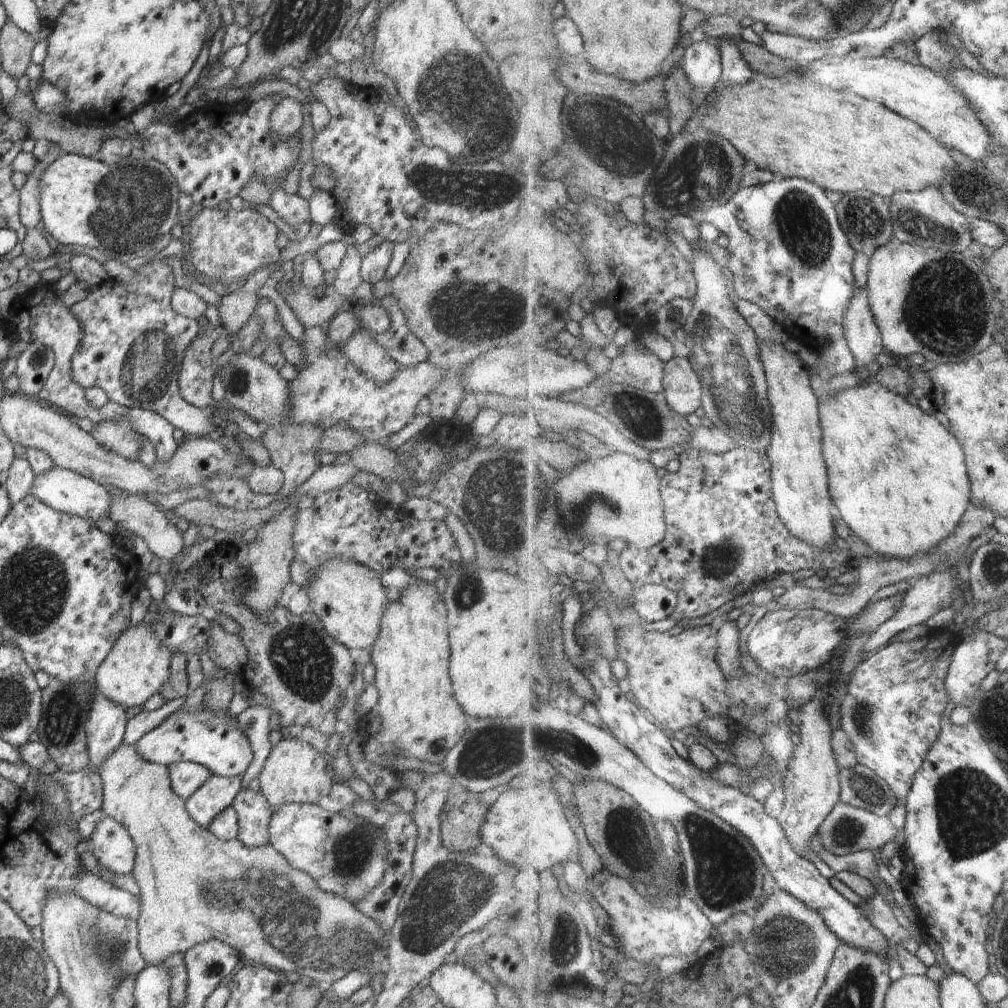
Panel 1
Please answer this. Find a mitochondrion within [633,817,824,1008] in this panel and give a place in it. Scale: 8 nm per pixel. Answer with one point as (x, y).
(792, 942)

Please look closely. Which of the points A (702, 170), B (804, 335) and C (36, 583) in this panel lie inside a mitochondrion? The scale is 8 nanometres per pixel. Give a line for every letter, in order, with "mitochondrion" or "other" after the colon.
A: mitochondrion
B: other
C: mitochondrion

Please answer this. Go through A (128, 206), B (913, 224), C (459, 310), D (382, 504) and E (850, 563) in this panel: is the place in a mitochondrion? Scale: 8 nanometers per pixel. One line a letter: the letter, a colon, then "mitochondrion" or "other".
A: mitochondrion
B: mitochondrion
C: mitochondrion
D: other
E: other

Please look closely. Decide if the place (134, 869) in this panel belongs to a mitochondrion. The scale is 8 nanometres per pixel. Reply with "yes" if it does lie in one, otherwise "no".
no

